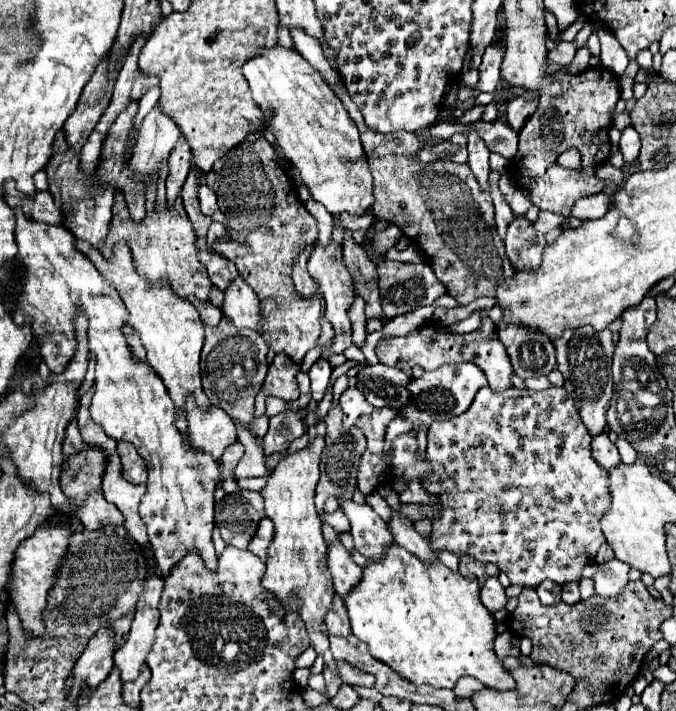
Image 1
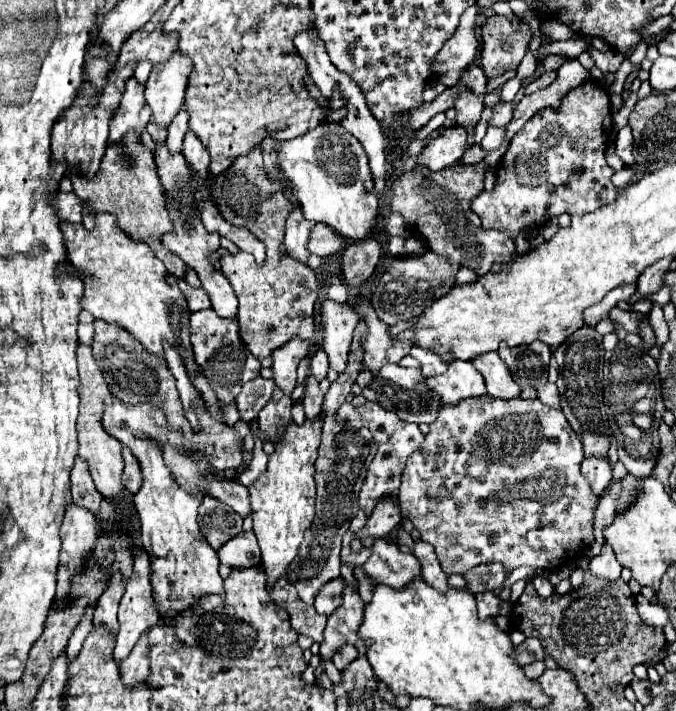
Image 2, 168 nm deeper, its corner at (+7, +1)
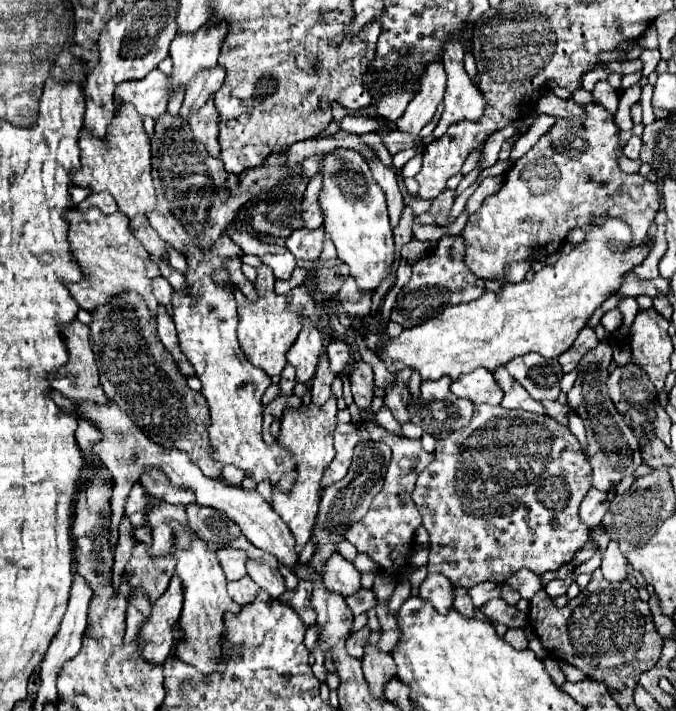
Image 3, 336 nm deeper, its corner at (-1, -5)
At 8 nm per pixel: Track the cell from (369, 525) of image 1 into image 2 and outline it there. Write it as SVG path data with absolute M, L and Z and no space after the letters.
M374 538L364 570L380 584L402 588L412 576L420 574L420 564L412 554L402 554L398 546L390 544L386 538Z

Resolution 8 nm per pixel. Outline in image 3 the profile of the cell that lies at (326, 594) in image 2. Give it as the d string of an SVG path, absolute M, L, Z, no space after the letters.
M338 552L328 558L322 578L328 590L340 592L342 596L352 596L360 590L360 572Z

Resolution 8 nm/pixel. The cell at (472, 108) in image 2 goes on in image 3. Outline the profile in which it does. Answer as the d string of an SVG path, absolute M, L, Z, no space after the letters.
M448 38L442 50L442 64L446 68L448 84L444 94L442 118L432 133L435 139L443 137L449 126L458 120L464 120L464 118L474 120L478 118L480 112L484 112L484 98L480 90L472 84L470 76L466 74L462 58L464 58L464 50L460 40Z

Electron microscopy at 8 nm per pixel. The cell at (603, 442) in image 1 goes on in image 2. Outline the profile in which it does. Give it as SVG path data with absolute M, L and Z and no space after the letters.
M590 456L582 462L582 472L590 480L592 490L600 494L612 480L612 464L608 456Z

